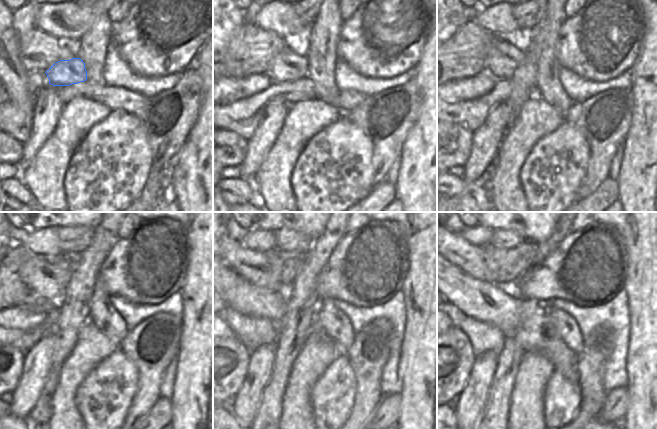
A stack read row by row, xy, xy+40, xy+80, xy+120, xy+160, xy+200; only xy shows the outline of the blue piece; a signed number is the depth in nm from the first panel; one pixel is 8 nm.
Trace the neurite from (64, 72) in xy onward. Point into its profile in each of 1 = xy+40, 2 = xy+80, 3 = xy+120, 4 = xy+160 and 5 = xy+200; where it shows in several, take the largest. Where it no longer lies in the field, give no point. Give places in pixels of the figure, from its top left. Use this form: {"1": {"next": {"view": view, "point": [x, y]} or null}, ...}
{"1": {"next": {"view": "xy+40", "point": [288, 66]}}, "2": {"next": {"view": "xy+80", "point": [502, 60]}}, "3": {"next": {"view": "xy+120", "point": [43, 278]}}, "4": {"next": {"view": "xy+160", "point": [254, 266]}}, "5": {"next": {"view": "xy+200", "point": [471, 259]}}}

